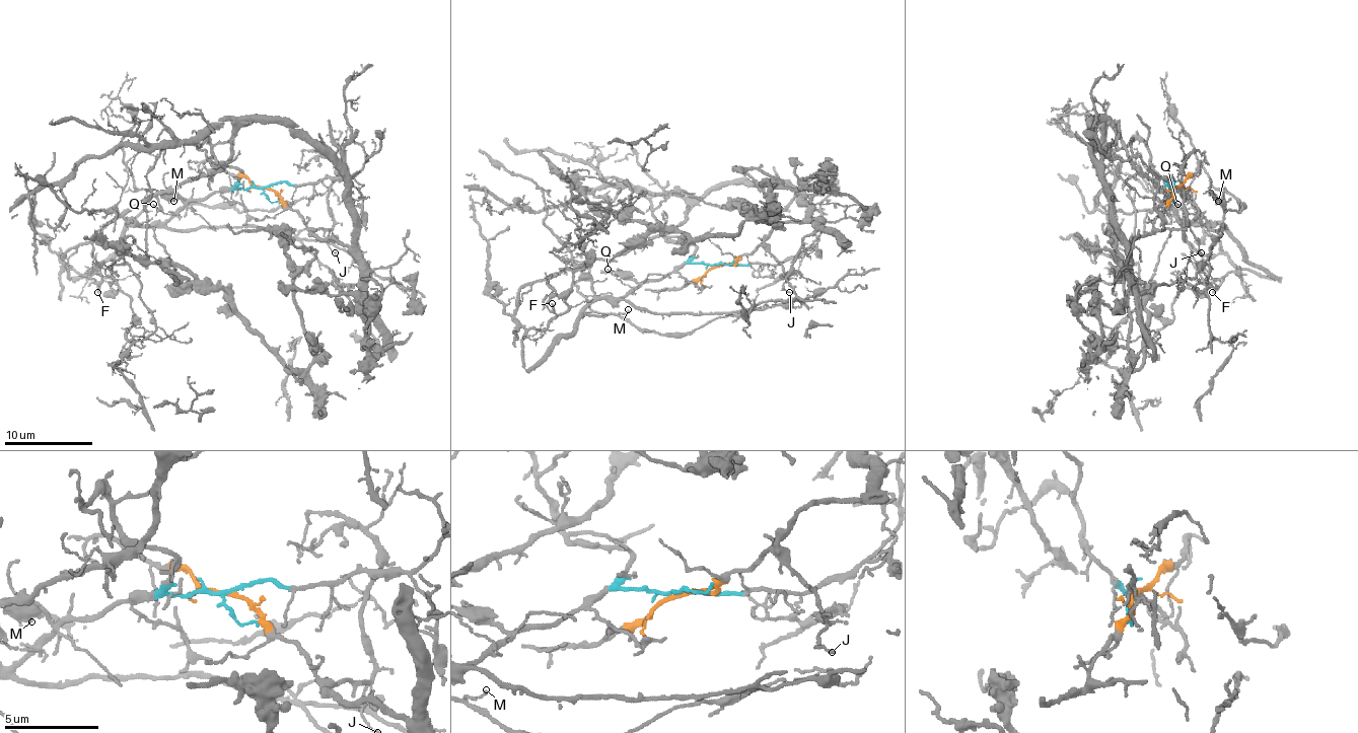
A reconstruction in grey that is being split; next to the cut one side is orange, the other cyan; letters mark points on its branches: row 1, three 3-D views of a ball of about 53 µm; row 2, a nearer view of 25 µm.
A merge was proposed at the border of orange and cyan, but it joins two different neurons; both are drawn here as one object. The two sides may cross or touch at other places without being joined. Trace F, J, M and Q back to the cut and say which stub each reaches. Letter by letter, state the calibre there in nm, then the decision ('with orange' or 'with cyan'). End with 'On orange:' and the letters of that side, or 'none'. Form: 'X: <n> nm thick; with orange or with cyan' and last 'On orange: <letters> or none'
F: 180 nm thick; with cyan
J: 110 nm thick; with orange
M: 120 nm thick; with cyan
Q: 90 nm thick; with cyan
On orange: J

